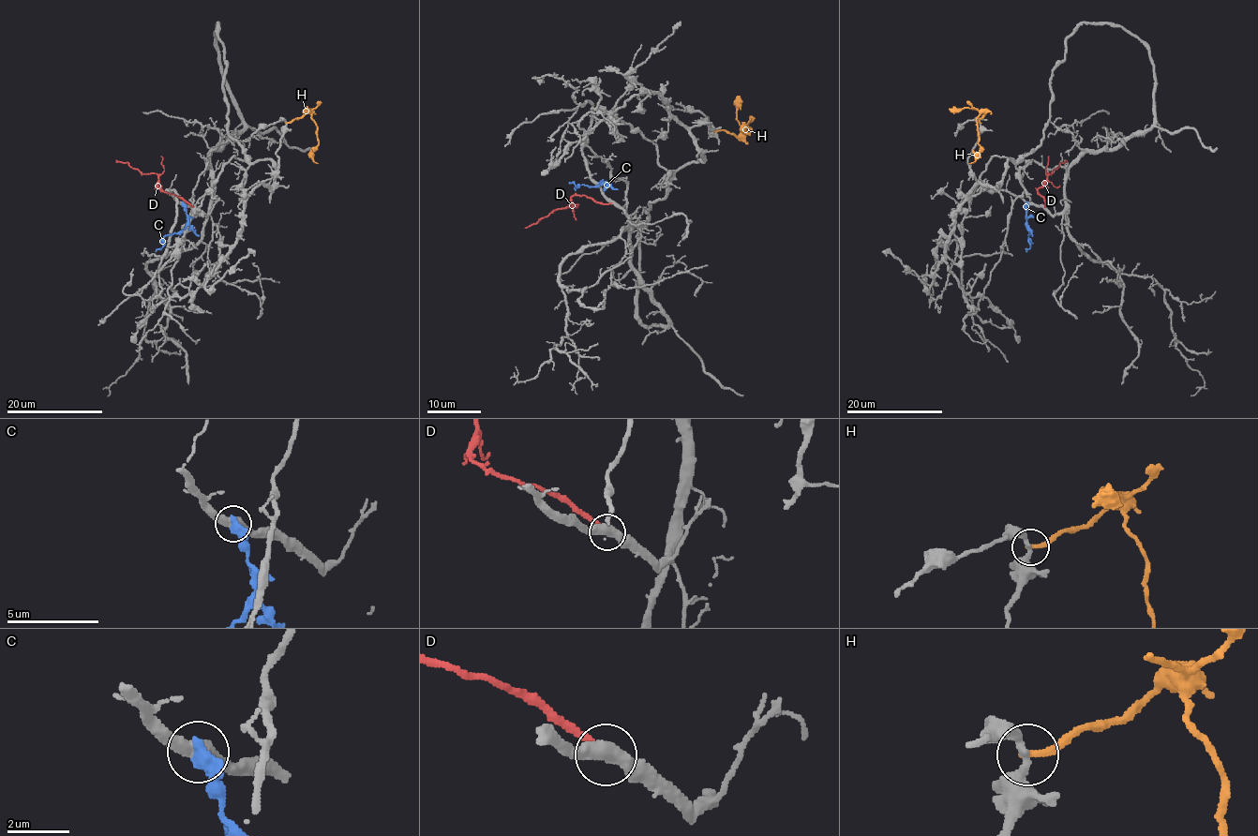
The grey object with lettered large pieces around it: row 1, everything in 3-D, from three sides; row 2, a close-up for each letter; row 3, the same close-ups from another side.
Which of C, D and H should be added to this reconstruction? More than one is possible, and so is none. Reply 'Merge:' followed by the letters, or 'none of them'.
Merge: D

